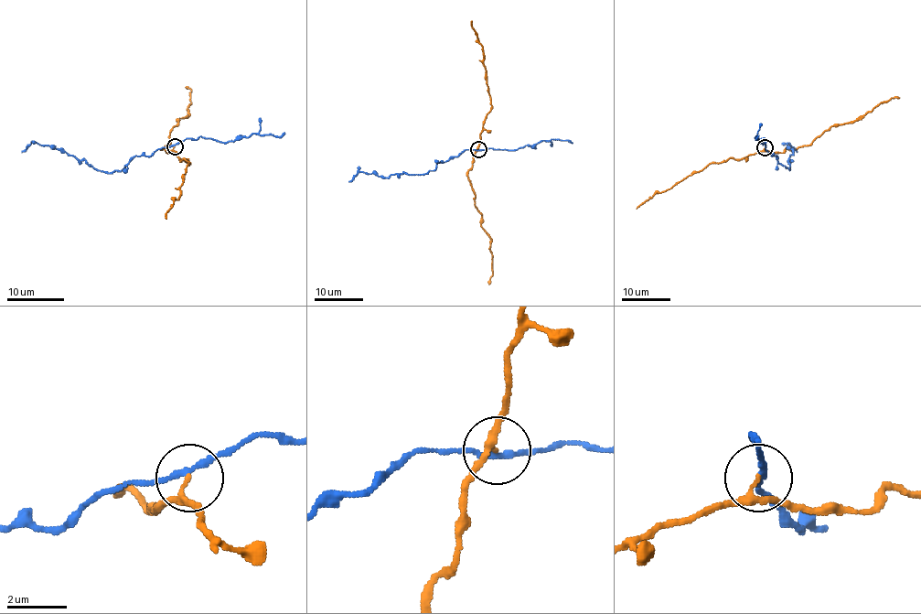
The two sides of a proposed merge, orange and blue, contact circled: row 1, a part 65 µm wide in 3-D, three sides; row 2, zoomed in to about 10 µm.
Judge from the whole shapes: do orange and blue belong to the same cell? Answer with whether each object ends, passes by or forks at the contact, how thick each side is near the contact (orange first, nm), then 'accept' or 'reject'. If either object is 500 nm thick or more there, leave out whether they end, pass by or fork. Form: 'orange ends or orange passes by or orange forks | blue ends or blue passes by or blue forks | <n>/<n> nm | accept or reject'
orange passes by | blue passes by | 140/180 nm | reject

